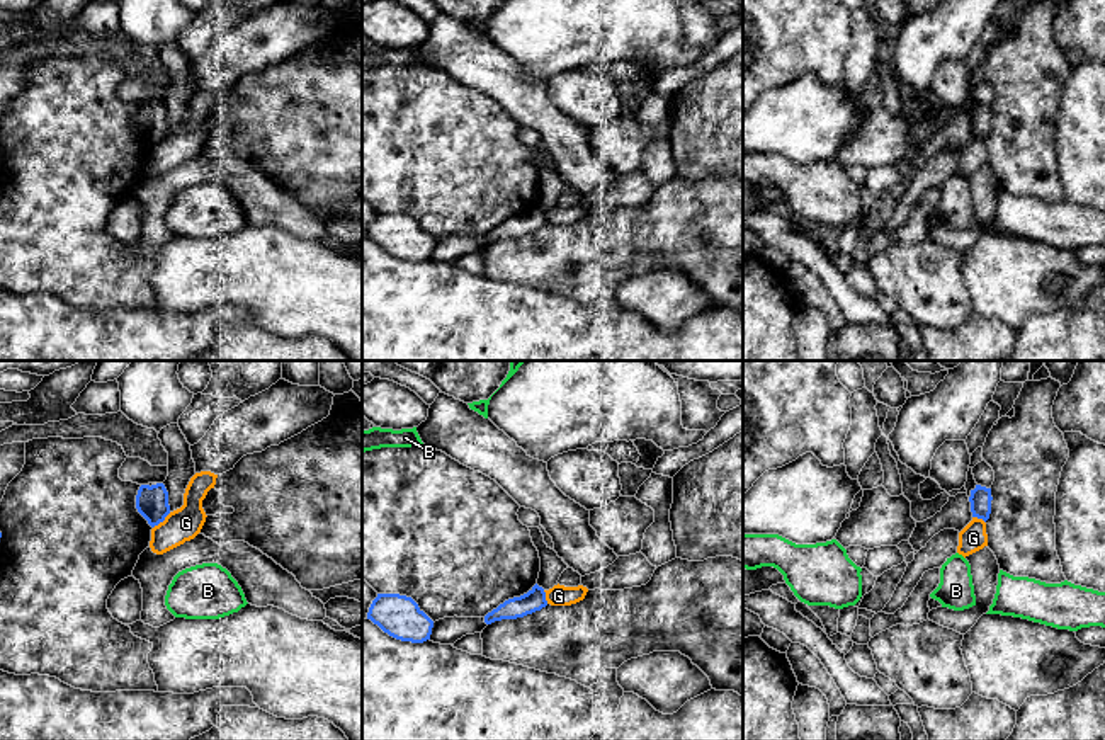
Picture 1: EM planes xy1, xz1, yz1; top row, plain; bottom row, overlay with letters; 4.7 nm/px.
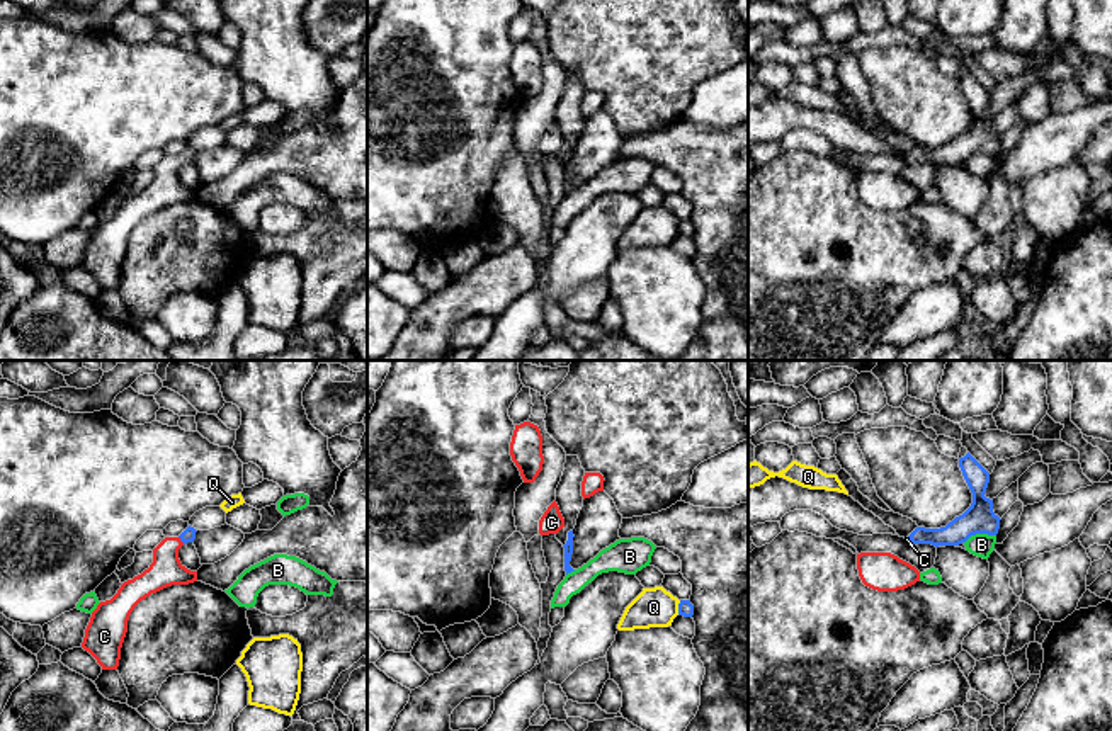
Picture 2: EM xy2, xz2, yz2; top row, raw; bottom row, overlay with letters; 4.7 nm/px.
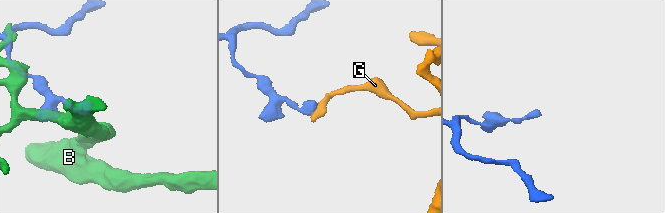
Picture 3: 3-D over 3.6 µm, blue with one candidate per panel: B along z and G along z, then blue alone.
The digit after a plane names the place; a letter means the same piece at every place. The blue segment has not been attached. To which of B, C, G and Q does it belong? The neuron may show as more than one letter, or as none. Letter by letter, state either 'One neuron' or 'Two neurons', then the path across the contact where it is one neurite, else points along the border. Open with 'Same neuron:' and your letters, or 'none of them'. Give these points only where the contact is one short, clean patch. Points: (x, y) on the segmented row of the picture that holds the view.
Same neuron: C
B: Two neurons. Boundary: yz2 (995, 534), (973, 534), (964, 543)
C: One neuron. Path across: xy2 (189, 534), (181, 539), (165, 555), (165, 570)
G: Two neurons. Boundary: xy1 (170, 512), (153, 528)
Q: Two neurons

